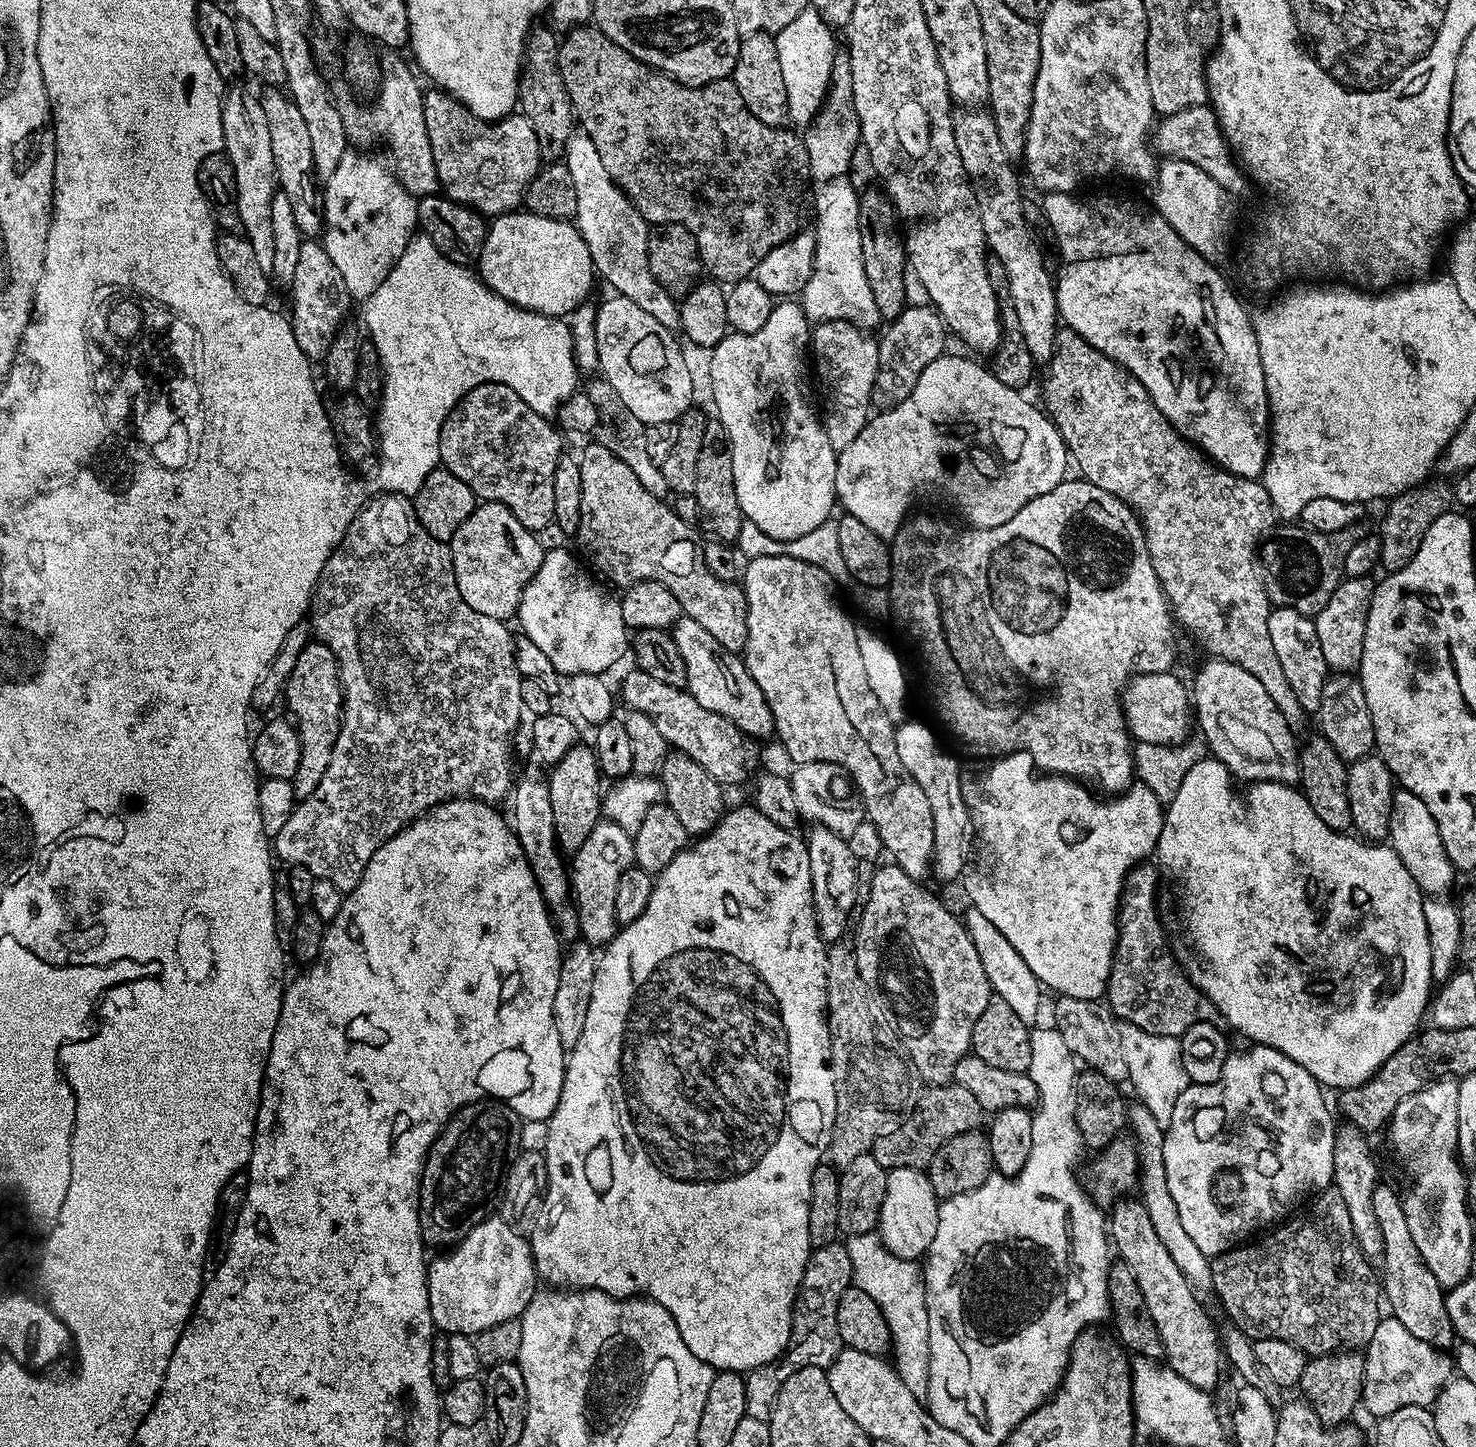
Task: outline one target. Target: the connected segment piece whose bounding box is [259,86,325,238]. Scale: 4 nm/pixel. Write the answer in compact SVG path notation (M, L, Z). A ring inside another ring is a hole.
M276 86L265 87L263 91L259 97L262 110L266 113L266 126L270 126L270 147L274 150L279 191L284 192L286 198L290 198L290 206L294 206L294 222L300 235L305 238L319 237L325 228L324 205L321 189L318 186L316 189L318 174L314 170L314 154L310 150L310 130L287 91Z

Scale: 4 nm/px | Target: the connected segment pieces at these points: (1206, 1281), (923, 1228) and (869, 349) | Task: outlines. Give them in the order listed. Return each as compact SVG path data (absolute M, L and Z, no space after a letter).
M1139 1102L1133 1103L1128 1109L1127 1127L1132 1128L1136 1135L1136 1156L1138 1161L1138 1188L1140 1184L1139 1199L1143 1200L1146 1206L1146 1214L1150 1214L1150 1222L1154 1222L1154 1231L1157 1232L1158 1238L1162 1238L1162 1246L1170 1250L1170 1258L1174 1258L1178 1270L1182 1270L1184 1277L1190 1281L1192 1287L1197 1290L1211 1289L1211 1266L1209 1257L1204 1256L1201 1250L1195 1246L1190 1235L1182 1228L1181 1219L1178 1218L1178 1207L1174 1204L1170 1196L1170 1189L1167 1185L1165 1159L1163 1158L1163 1140L1165 1128L1158 1126L1154 1114L1146 1110L1146 1106Z
M894 1168L886 1182L886 1198L882 1202L878 1233L890 1254L904 1260L919 1261L927 1253L938 1230L940 1205L928 1181L927 1171L919 1168Z
M852 322L817 323L810 332L810 356L814 361L814 372L820 375L824 383L824 412L822 408L822 423L826 430L826 438L830 438L830 446L839 453L862 434L868 425L870 413L873 411L872 391L874 378L878 374L878 350L880 349L877 337L869 334L864 328Z

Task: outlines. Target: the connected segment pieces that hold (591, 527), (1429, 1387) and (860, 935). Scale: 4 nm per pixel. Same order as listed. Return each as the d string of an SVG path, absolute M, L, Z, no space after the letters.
M589 442L584 453L579 453L578 459L582 470L582 514L574 543L580 547L579 555L584 555L593 569L596 567L600 572L608 572L609 578L619 586L636 584L639 580L661 580L672 591L674 598L678 598L683 615L694 618L694 622L702 622L706 631L714 634L726 650L743 653L748 609L743 587L736 582L720 580L708 569L701 541L696 541L697 529L678 518L674 508L664 505L661 497L650 494L650 490L634 478L630 466L606 450L606 446Z
M1393 1315L1381 1317L1372 1340L1364 1350L1365 1378L1362 1408L1373 1418L1393 1416L1403 1408L1424 1410L1435 1404L1440 1389L1453 1379L1454 1360L1447 1351L1434 1348L1410 1333Z
M887 863L873 874L868 901L865 904L863 901L859 913L860 925L854 939L858 971L862 973L862 982L876 997L880 1011L906 1046L914 1066L918 1066L918 1074L929 1085L947 1084L955 1077L961 1058L969 1055L974 1022L982 1018L982 1010L986 1010L994 993L961 917L936 900L934 893L927 892L921 881L912 880L896 863Z

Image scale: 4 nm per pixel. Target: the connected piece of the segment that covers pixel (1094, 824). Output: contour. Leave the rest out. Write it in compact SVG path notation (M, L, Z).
M1009 752L985 764L985 768L965 767L960 774L976 843L974 856L980 859L980 864L973 863L966 872L971 907L1002 930L1047 991L1056 992L1057 997L1100 1000L1108 991L1118 909L1128 873L1155 853L1165 805L1143 782L1133 783L1111 798L1095 800L1075 778L1038 774L1029 752Z

